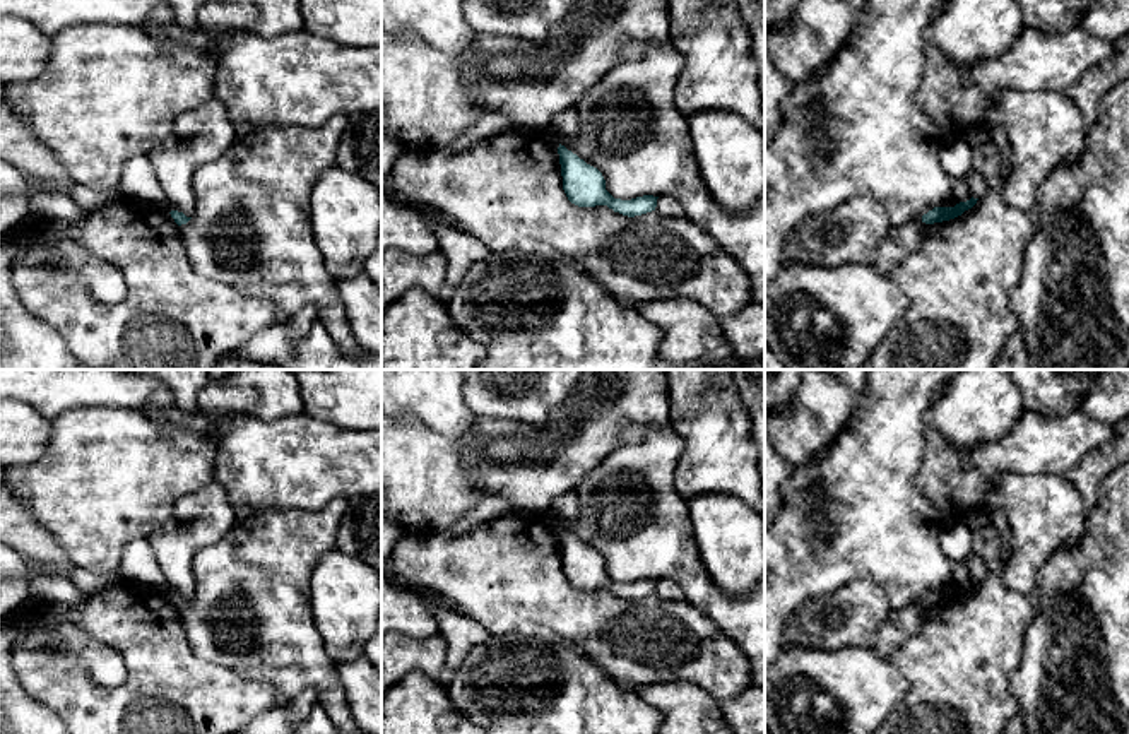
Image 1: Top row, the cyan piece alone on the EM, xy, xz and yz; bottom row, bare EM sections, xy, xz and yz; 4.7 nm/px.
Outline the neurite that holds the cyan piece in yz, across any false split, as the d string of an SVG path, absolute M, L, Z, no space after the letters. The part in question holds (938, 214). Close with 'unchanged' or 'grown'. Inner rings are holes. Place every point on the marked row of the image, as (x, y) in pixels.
M970 198L966 202L960 202L955 207L934 207L927 214L922 216L922 222L925 224L934 224L934 222L943 222L955 219L961 216L965 210L972 209L977 204L978 198Z; unchanged

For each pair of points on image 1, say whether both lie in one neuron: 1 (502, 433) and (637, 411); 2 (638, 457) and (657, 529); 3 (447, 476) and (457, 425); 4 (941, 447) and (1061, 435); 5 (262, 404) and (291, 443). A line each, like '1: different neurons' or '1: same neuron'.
1: same neuron
2: same neuron
3: different neurons
4: same neuron
5: different neurons

